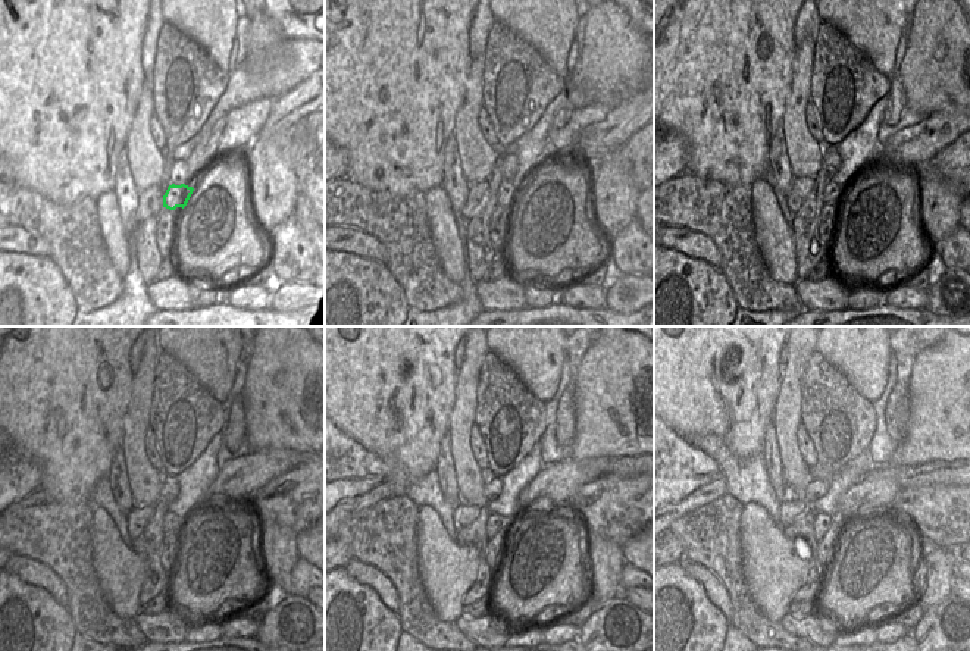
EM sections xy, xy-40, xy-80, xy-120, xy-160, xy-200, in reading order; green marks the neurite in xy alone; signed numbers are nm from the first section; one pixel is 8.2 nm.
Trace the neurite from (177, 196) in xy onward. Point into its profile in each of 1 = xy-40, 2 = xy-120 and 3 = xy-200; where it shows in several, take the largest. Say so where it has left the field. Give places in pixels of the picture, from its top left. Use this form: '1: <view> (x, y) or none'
1: xy-40 (507, 191)
2: xy-120 (171, 522)
3: xy-200 (822, 522)

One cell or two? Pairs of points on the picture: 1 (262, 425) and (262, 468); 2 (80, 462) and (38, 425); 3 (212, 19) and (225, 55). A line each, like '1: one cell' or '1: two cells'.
1: two cells
2: one cell
3: one cell

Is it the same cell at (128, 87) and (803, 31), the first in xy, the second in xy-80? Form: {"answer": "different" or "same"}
{"answer": "different"}

